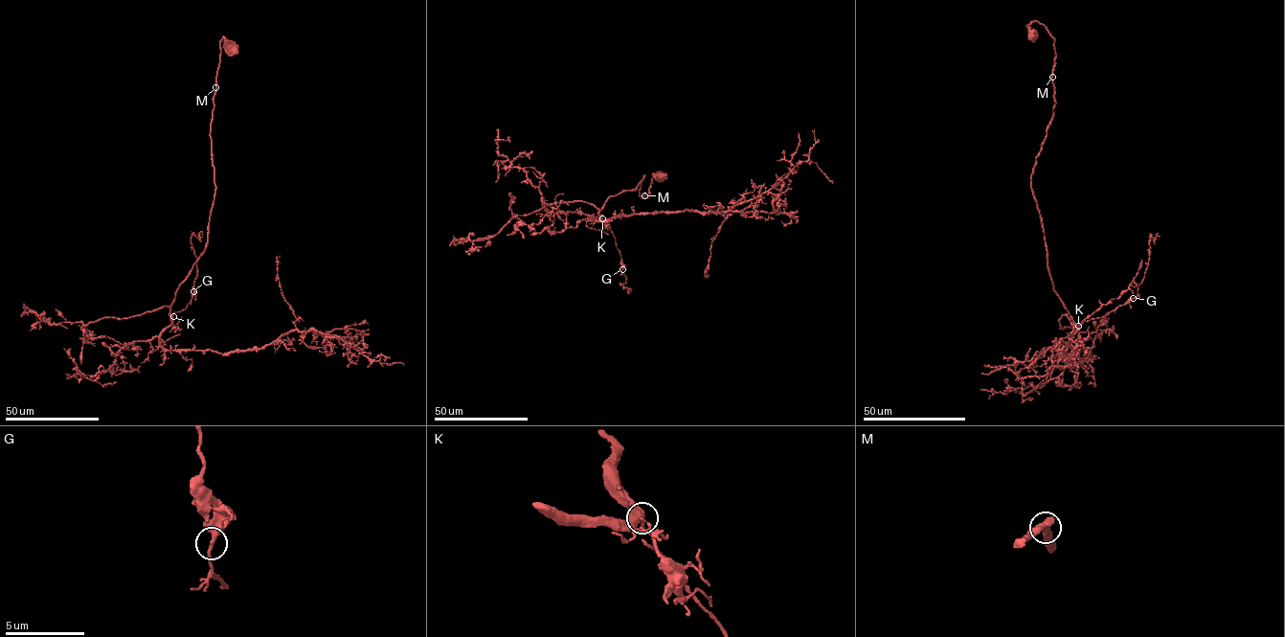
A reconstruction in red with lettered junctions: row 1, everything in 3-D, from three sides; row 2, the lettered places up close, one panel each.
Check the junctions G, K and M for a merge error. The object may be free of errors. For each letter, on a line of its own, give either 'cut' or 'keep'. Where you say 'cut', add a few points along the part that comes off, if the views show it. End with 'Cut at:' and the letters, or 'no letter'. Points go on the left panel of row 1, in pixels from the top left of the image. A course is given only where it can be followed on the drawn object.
G: keep
K: keep
M: keep
Cut at: no letter

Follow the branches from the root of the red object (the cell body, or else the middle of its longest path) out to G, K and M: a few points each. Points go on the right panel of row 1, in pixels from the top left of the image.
G: (1034, 34), (1029, 25), (1037, 21), (1055, 40), (1055, 104), (1031, 176), (1053, 289), (1077, 326), (1134, 298)
K: (1034, 34), (1029, 25), (1037, 21), (1055, 40), (1055, 104), (1031, 189), (1053, 289), (1078, 326)
M: (1034, 34), (1029, 25), (1037, 21), (1055, 40), (1052, 77)

